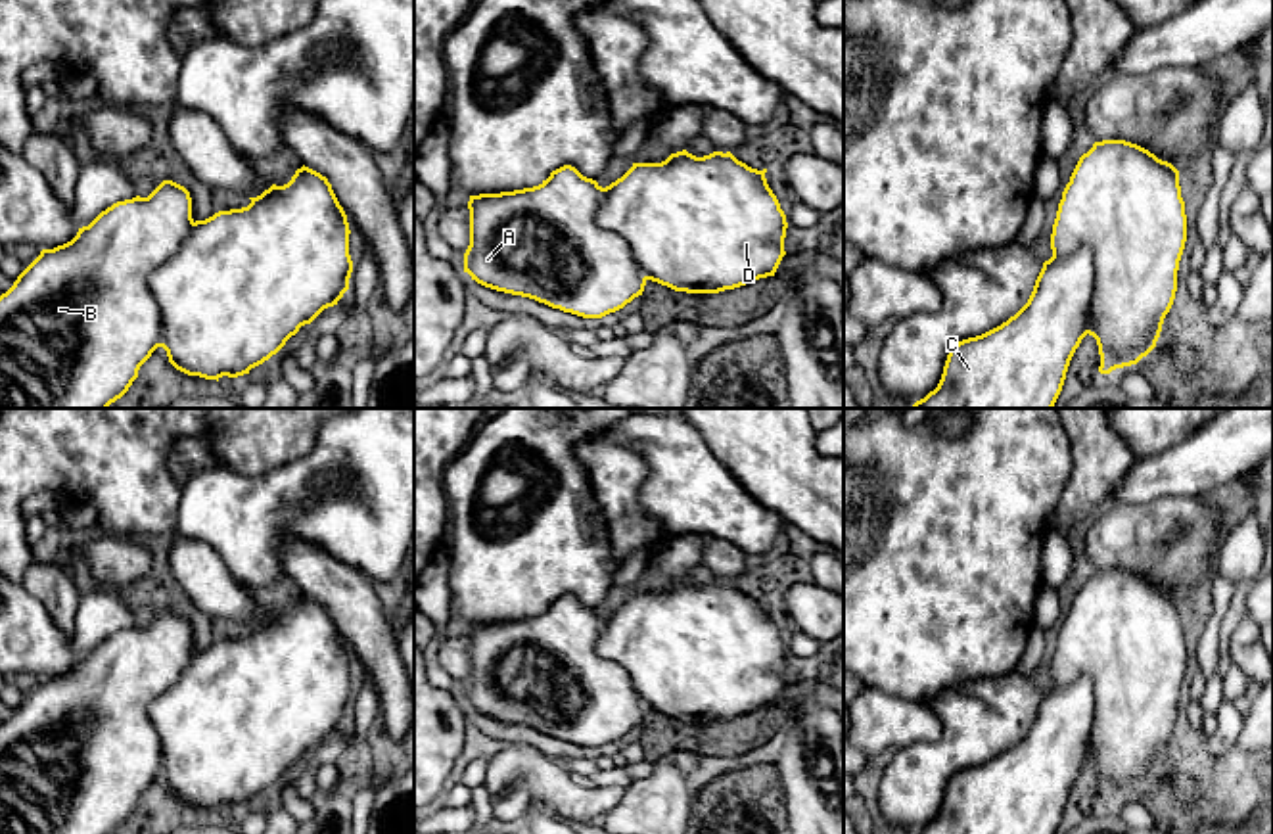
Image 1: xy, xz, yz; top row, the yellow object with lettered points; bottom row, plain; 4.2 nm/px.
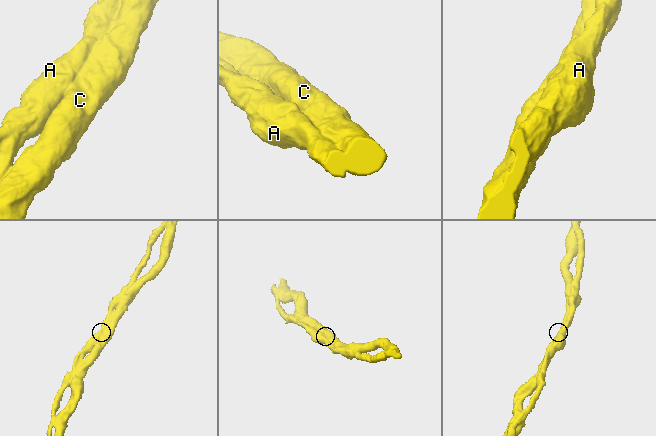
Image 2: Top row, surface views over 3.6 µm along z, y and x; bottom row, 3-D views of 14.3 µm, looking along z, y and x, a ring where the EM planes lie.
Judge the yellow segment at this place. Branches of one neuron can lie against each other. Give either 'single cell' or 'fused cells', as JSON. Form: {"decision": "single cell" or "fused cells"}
{"decision": "single cell"}

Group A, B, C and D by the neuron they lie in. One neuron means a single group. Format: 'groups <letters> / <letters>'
groups A B C D

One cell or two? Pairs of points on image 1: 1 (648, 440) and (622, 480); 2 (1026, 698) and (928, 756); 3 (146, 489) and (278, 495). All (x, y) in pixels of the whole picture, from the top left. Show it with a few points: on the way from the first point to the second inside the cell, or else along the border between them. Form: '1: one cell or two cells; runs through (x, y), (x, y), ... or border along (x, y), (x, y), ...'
1: two cells; border along (602, 430), (645, 461), (647, 480), (639, 501)
2: one cell; runs through (1001, 718), (988, 718), (953, 750)
3: two cells; border along (183, 487), (175, 528)

